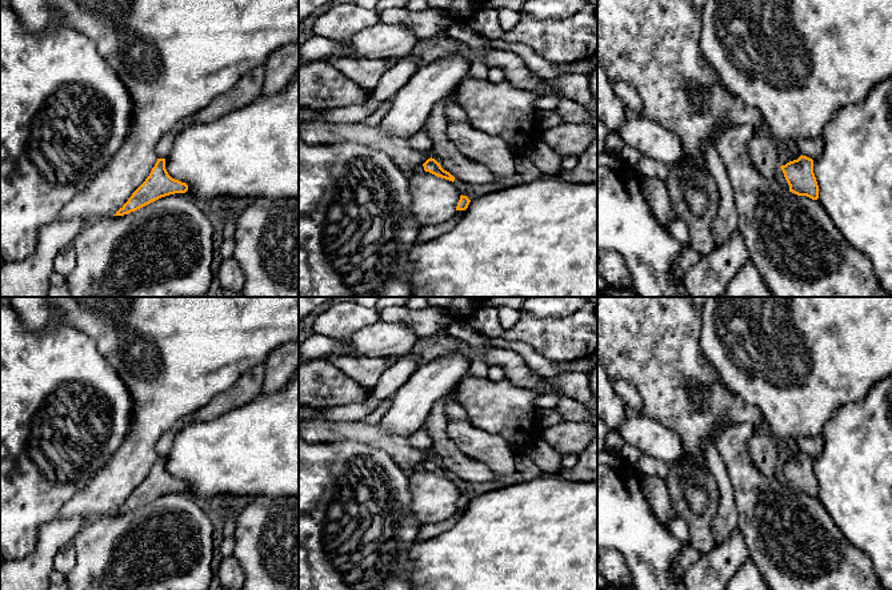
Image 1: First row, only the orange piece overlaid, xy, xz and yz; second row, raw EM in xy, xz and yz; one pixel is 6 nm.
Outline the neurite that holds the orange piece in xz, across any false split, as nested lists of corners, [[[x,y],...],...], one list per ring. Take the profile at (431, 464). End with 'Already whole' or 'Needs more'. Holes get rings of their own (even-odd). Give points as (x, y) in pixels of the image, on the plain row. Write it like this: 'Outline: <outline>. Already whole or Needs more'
Outline: [[[432,455],[428,457],[428,458],[423,462],[423,465],[424,465],[424,469],[425,469],[425,470],[429,470],[429,471],[437,474],[437,475],[449,478],[449,479],[452,479],[452,481],[455,479],[455,475],[453,475],[449,470],[444,469],[444,467],[441,466],[441,463],[440,463],[435,457],[432,457]]]. Already whole

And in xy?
Outline: [[[157,457],[145,479],[113,514],[128,513],[161,495],[175,491],[185,491],[187,489],[188,483],[185,481],[175,478],[168,473],[165,467],[165,457]]]. Already whole

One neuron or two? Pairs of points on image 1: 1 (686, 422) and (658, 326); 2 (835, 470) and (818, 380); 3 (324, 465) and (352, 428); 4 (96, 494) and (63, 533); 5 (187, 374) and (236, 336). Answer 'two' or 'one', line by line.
1: one
2: two
3: two
4: two
5: one

